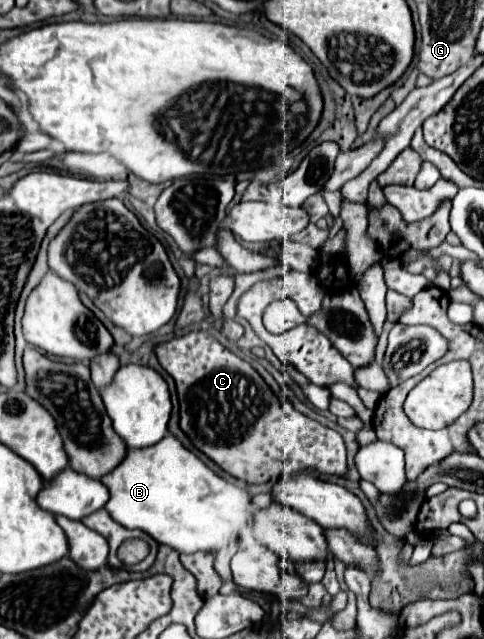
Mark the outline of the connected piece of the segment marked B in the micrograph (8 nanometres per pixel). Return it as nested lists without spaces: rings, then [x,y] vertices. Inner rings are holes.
[[[166,434],[166,440],[160,440],[154,444],[154,448],[142,448],[126,450],[126,460],[106,476],[106,480],[100,480],[108,492],[110,500],[106,502],[106,510],[118,524],[130,528],[130,530],[142,530],[150,534],[156,542],[166,544],[178,552],[218,552],[222,546],[226,546],[234,536],[242,534],[244,526],[250,520],[248,512],[248,500],[250,494],[234,484],[228,484],[220,476],[216,476],[200,458],[196,458],[190,450],[186,450],[180,440],[176,440],[172,434]]]

